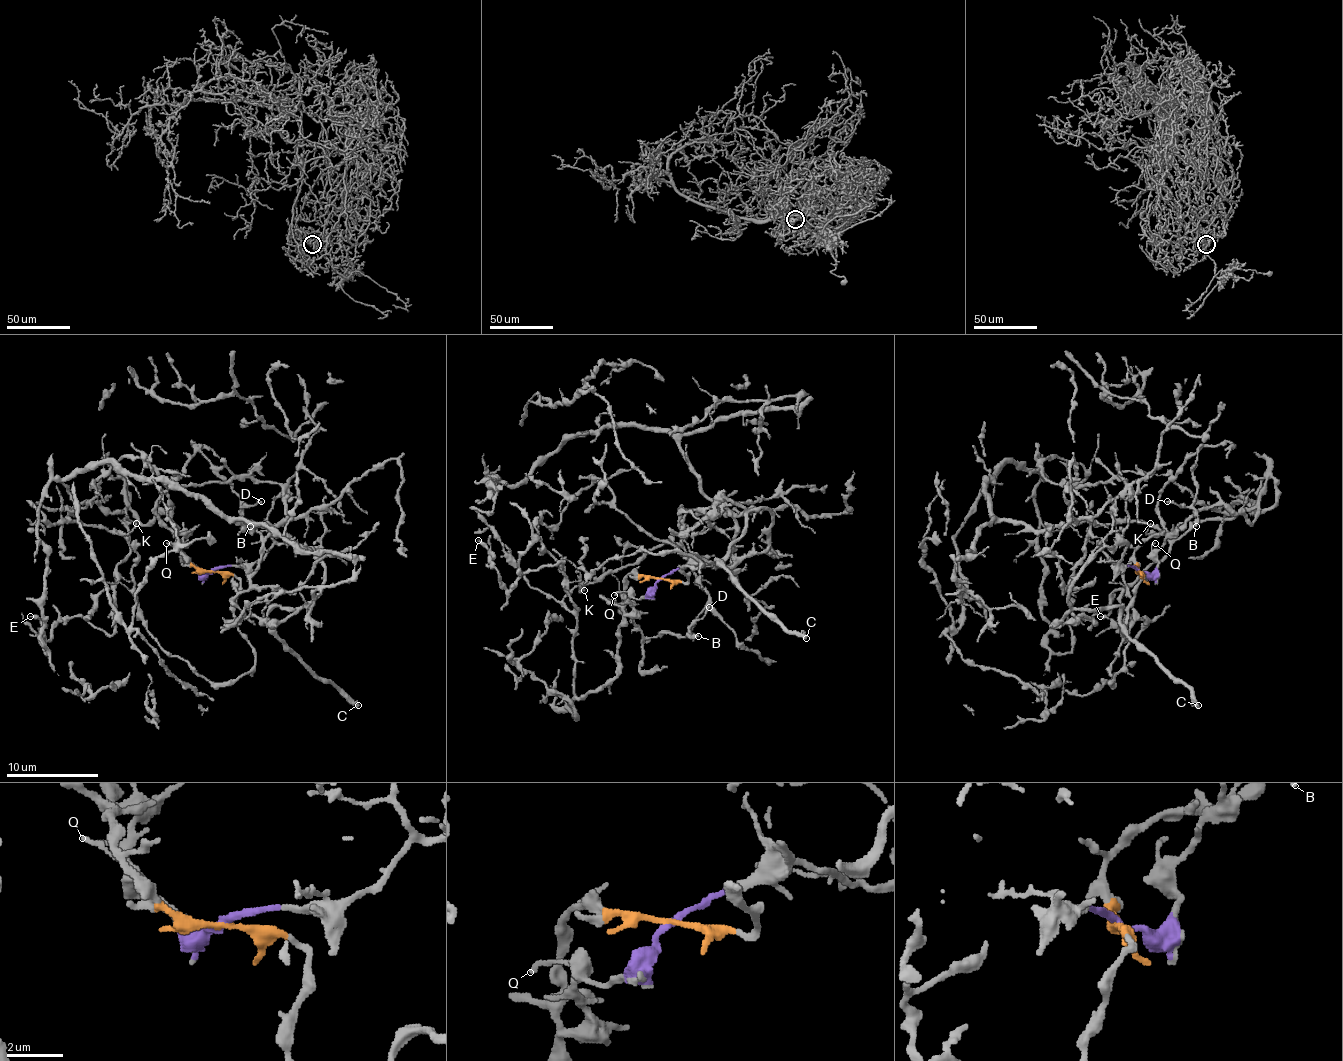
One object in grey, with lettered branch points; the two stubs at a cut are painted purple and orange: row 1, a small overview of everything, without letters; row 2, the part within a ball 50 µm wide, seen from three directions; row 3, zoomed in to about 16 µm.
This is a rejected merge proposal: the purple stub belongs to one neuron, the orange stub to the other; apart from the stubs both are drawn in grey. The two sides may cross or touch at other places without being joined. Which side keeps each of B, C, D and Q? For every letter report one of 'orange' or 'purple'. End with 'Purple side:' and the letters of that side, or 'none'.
B: orange
C: purple
D: orange
Q: purple
Purple side: C, Q

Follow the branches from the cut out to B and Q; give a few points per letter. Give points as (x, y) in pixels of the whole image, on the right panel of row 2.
B: (1139, 570), (1135, 551), (1165, 531), (1158, 499), (1197, 450), (1192, 471), (1197, 526)
Q: (1139, 570), (1151, 572), (1155, 567), (1158, 556), (1151, 549), (1155, 542)

